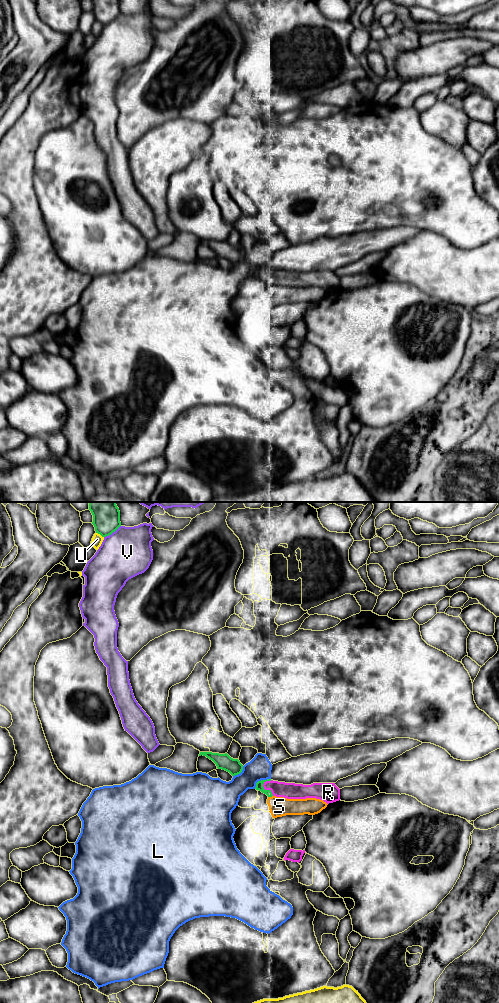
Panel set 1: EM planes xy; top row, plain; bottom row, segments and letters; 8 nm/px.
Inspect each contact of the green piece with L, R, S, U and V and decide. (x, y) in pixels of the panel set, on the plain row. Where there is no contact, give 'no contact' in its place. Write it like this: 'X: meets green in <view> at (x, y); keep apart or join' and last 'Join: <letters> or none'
L: meets green in xy at (261, 268); keep apart
R: meets green in xy at (266, 278); join
S: meets green in xy at (270, 284); keep apart
U: meets green in xy at (100, 22); keep apart
V: meets green in xy at (112, 20); keep apart
Join: R

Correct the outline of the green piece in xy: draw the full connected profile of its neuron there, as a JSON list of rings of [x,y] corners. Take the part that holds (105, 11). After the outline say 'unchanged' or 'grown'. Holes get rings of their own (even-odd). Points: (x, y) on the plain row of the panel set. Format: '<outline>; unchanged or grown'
[[[91,0],[93,3],[92,12],[96,21],[106,25],[115,20],[120,14],[120,0]]]; unchanged

